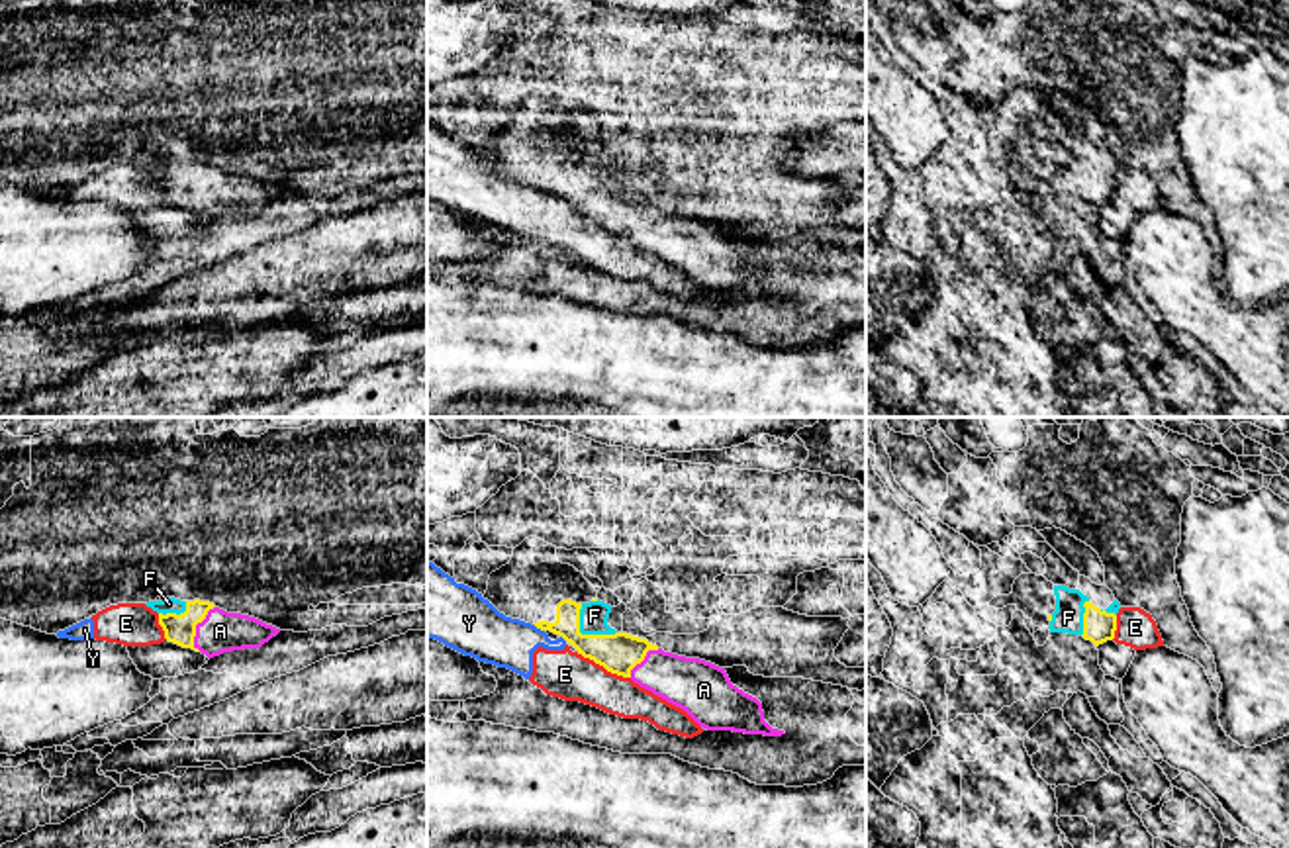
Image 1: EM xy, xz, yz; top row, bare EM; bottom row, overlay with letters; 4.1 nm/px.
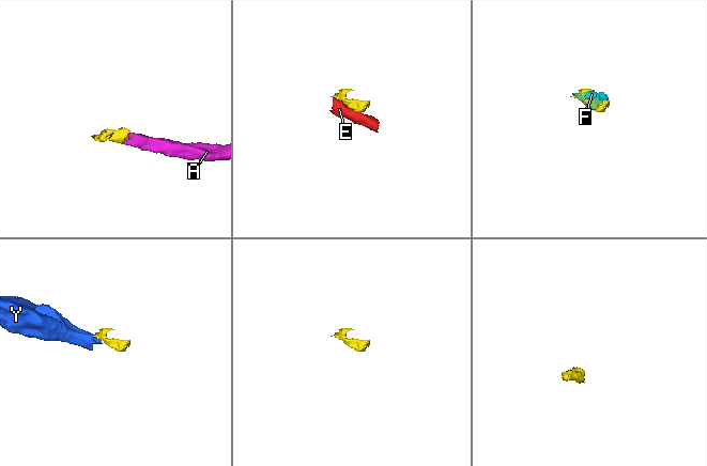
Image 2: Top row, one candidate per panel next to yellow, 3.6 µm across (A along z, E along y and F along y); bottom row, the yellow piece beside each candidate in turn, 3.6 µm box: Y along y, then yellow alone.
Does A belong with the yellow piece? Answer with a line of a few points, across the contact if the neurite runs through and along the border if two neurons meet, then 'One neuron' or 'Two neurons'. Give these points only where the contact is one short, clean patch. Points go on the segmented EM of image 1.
Line: xy (181, 629), (194, 629), (220, 631). One neuron

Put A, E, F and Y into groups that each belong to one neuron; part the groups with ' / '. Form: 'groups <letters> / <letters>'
groups A F / E Y

